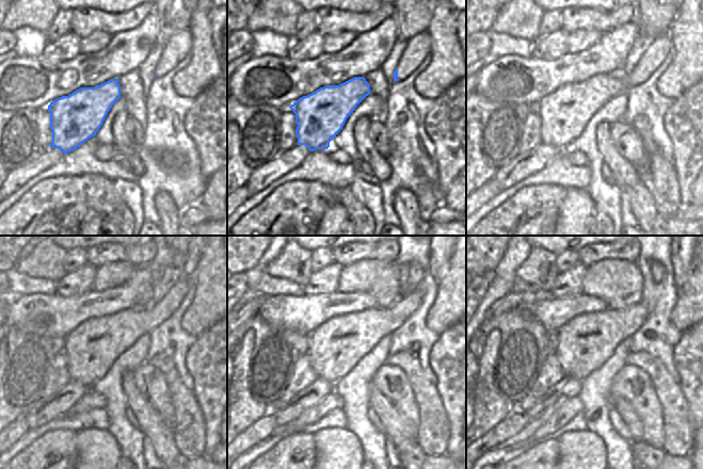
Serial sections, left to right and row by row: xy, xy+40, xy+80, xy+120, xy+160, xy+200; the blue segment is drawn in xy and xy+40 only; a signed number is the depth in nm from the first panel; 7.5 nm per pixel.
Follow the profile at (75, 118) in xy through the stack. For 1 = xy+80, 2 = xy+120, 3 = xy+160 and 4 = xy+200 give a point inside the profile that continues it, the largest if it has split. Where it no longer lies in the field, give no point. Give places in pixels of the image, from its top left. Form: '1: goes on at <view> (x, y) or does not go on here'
1: goes on at xy+80 (564, 113)
2: goes on at xy+120 (91, 349)
3: goes on at xy+160 (335, 346)
4: goes on at xy+200 (585, 342)

